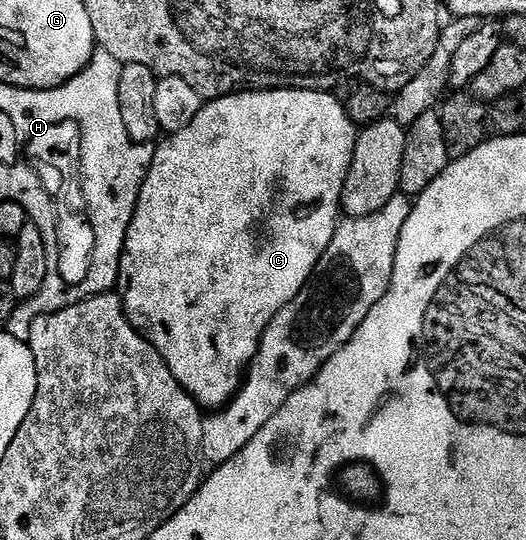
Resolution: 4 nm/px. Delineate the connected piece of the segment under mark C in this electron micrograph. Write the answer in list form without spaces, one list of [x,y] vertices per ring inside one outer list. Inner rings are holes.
[[[321,90],[238,91],[236,95],[211,99],[202,106],[201,112],[189,125],[172,132],[165,140],[162,138],[156,144],[149,172],[145,175],[131,223],[125,234],[125,248],[121,250],[121,267],[117,271],[116,290],[130,325],[145,336],[145,340],[157,351],[167,369],[171,369],[175,381],[189,394],[198,408],[220,409],[237,394],[249,364],[257,356],[257,347],[261,344],[264,331],[271,325],[276,314],[312,277],[318,259],[323,257],[337,228],[343,185],[353,160],[359,131],[350,121],[340,98],[336,94],[328,95]]]

